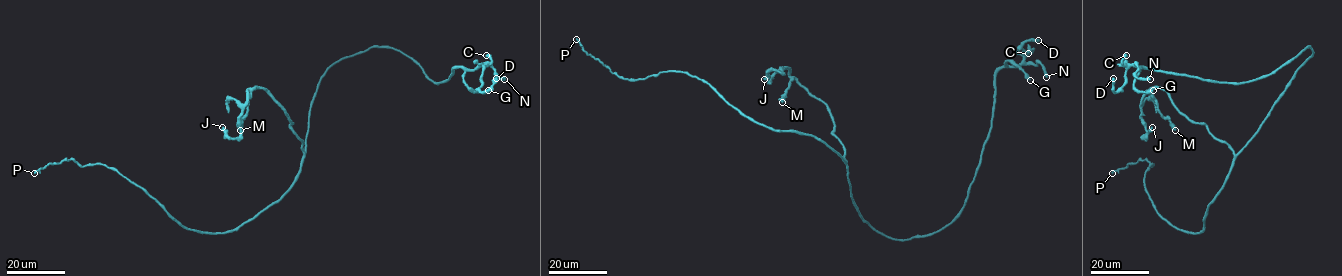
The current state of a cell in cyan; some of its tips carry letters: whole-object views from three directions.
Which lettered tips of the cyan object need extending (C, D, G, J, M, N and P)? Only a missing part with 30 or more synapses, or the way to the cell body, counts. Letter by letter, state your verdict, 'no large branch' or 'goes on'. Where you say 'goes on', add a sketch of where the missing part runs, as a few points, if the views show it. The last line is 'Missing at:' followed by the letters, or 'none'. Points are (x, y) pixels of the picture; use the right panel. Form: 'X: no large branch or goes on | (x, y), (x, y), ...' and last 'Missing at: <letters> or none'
C: no large branch
D: no large branch
G: no large branch
J: no large branch
M: no large branch
N: no large branch
P: no large branch
Missing at: none

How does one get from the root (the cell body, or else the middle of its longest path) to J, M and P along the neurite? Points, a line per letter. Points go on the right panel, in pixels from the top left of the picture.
J: (1264, 119), (1235, 154), (1205, 124), (1184, 116), (1165, 90), (1150, 88), (1141, 101), (1143, 138), (1152, 127)
M: (1264, 119), (1235, 154), (1205, 124), (1184, 116), (1165, 90), (1153, 88), (1158, 111), (1175, 130)
P: (1264, 119), (1235, 157), (1199, 233), (1176, 228), (1157, 212), (1145, 187), (1153, 164), (1146, 159), (1112, 173)

